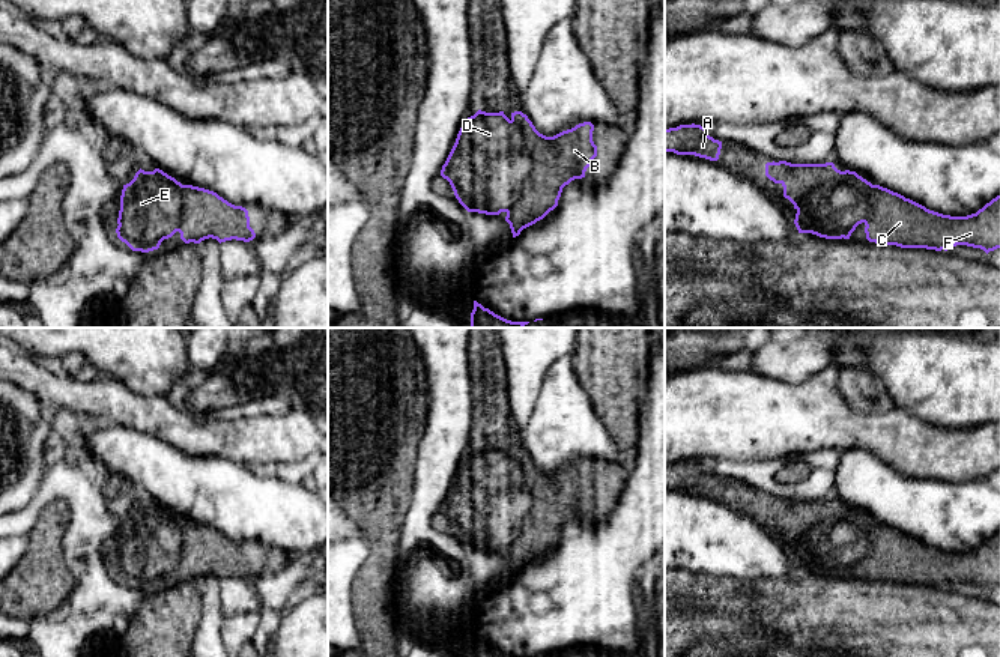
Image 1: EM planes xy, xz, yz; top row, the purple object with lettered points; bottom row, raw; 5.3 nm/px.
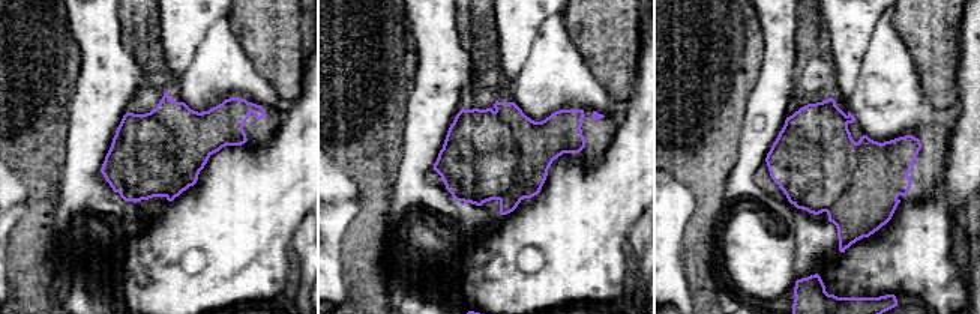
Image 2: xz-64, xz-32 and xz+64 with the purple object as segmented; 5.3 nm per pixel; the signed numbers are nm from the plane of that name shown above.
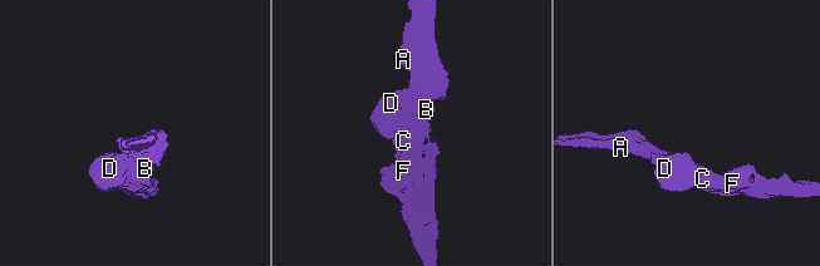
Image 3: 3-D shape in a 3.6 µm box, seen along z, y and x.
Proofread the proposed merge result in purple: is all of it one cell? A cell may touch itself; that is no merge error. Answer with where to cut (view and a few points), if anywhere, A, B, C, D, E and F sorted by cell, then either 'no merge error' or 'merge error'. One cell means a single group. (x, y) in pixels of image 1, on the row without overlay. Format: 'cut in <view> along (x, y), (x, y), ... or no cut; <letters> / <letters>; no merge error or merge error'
no cut; A B C D E F; no merge error

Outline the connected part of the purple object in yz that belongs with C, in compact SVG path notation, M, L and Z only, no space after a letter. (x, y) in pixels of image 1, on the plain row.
M767 499L765 513L783 523L783 534L797 547L794 561L798 570L812 570L826 576L850 576L859 561L865 561L866 576L901 585L947 588L956 582L980 585L986 591L1000 585L1000 532L976 550L950 553L926 546L880 522L872 522L856 508L841 508L833 499L791 501Z

